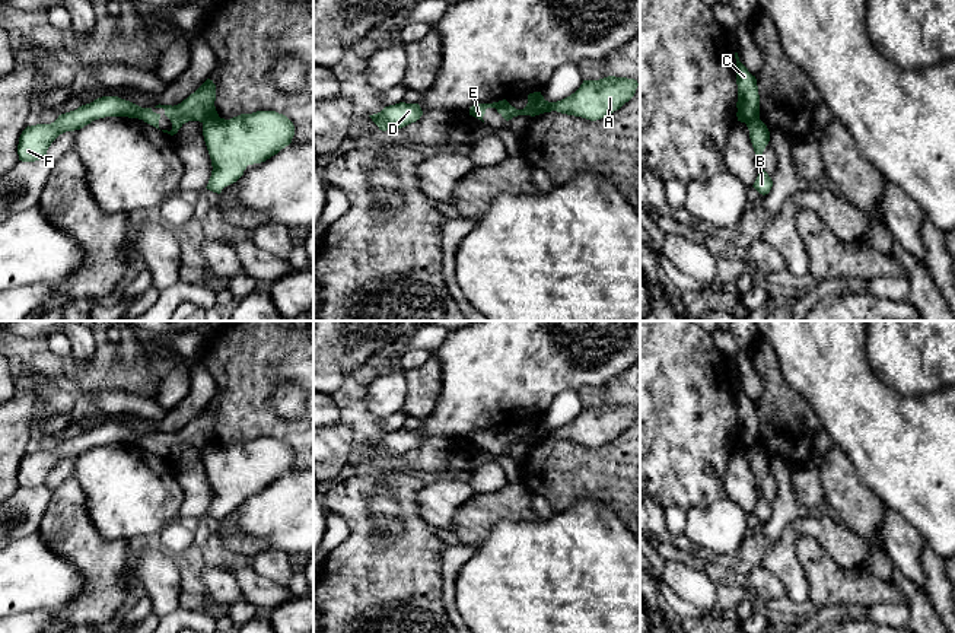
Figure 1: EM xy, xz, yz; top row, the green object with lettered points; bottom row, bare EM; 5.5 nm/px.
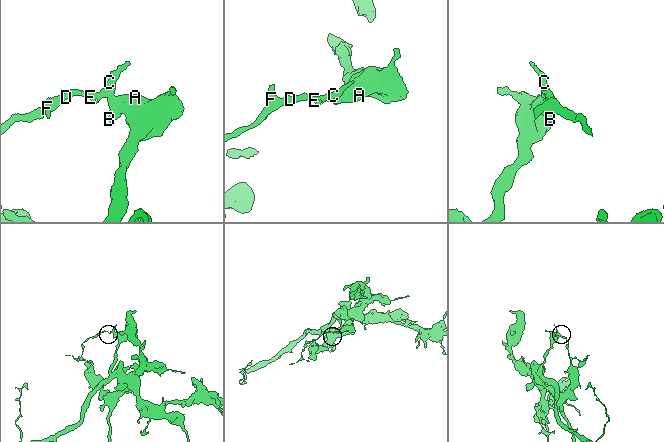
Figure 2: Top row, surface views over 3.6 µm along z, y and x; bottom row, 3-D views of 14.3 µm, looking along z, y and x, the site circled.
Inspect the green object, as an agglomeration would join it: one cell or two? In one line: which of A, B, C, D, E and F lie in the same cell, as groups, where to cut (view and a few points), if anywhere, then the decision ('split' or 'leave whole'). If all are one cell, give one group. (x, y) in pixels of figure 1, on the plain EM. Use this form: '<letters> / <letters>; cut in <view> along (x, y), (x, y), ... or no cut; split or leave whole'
A B / C D E F; cut in xz along (544, 426), (529, 441); split

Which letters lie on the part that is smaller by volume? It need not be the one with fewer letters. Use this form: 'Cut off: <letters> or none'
Cut off: C, D, E, F

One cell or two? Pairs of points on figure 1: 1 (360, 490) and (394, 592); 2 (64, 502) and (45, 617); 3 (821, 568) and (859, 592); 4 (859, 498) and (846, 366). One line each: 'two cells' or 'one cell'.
1: one cell
2: two cells
3: one cell
4: two cells

